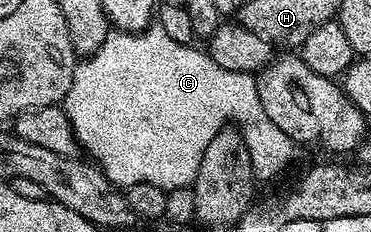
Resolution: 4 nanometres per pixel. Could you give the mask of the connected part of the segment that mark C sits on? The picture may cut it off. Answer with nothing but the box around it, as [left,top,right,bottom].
[61,24,291,191]

